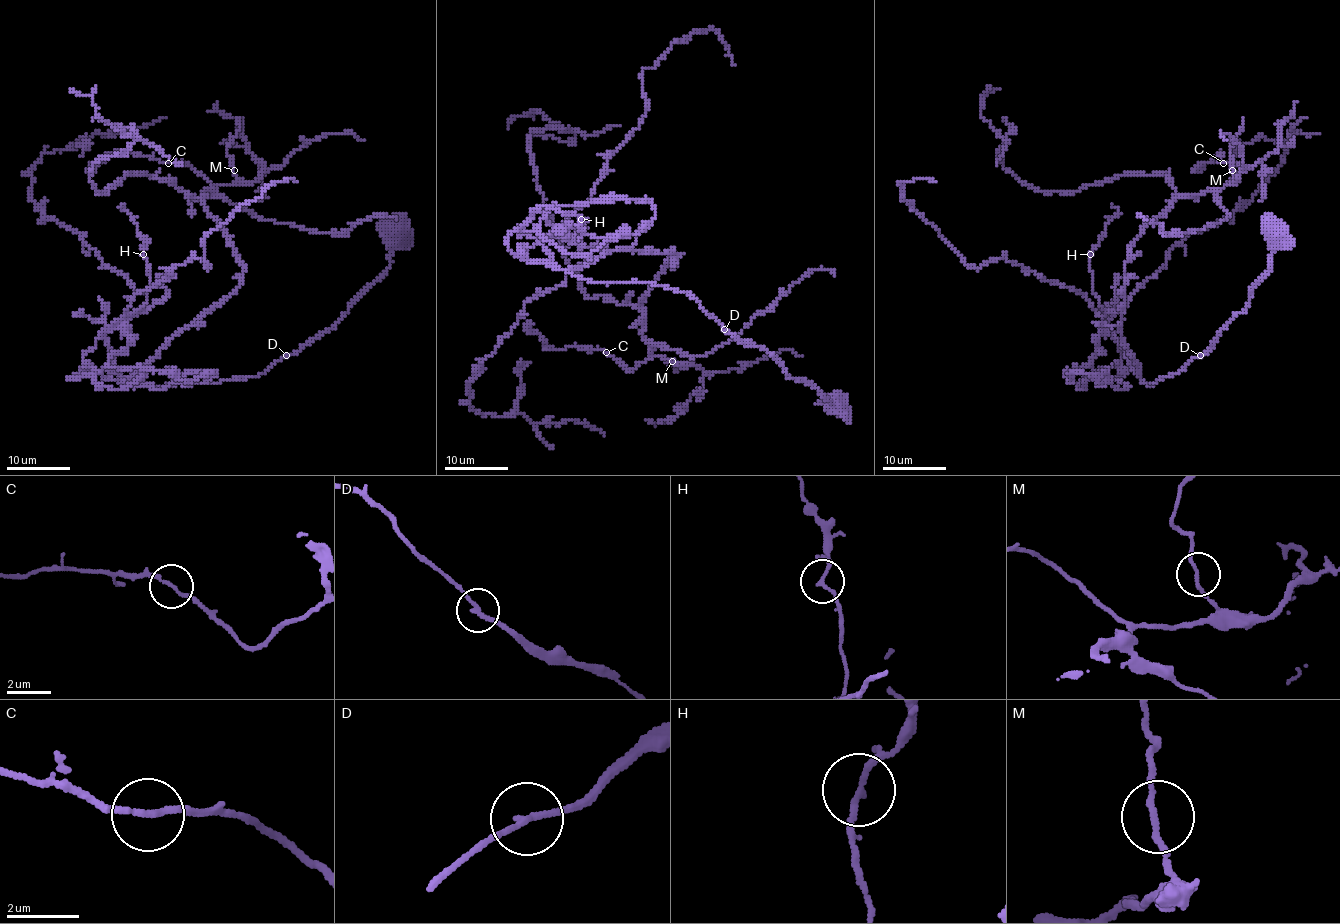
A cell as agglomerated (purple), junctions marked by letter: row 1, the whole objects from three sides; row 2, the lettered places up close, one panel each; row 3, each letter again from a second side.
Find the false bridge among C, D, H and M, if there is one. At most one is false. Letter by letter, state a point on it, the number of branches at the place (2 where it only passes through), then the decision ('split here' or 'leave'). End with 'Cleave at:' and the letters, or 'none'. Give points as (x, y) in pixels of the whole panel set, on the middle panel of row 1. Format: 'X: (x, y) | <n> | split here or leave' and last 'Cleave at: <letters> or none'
C: (606, 352) | 2 | leave
D: (724, 329) | 2 | leave
H: (581, 219) | 2 | leave
M: (672, 361) | 2 | leave
Cleave at: none

